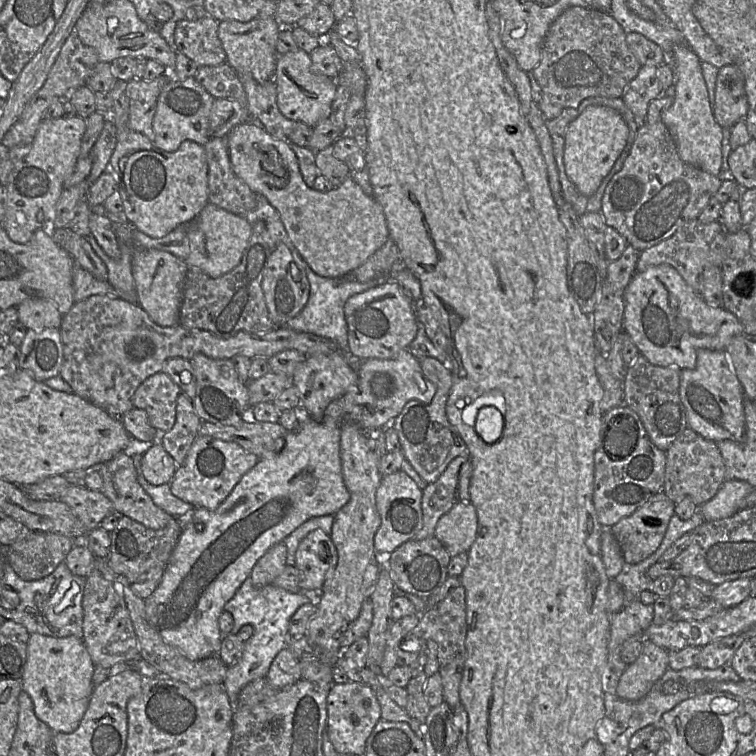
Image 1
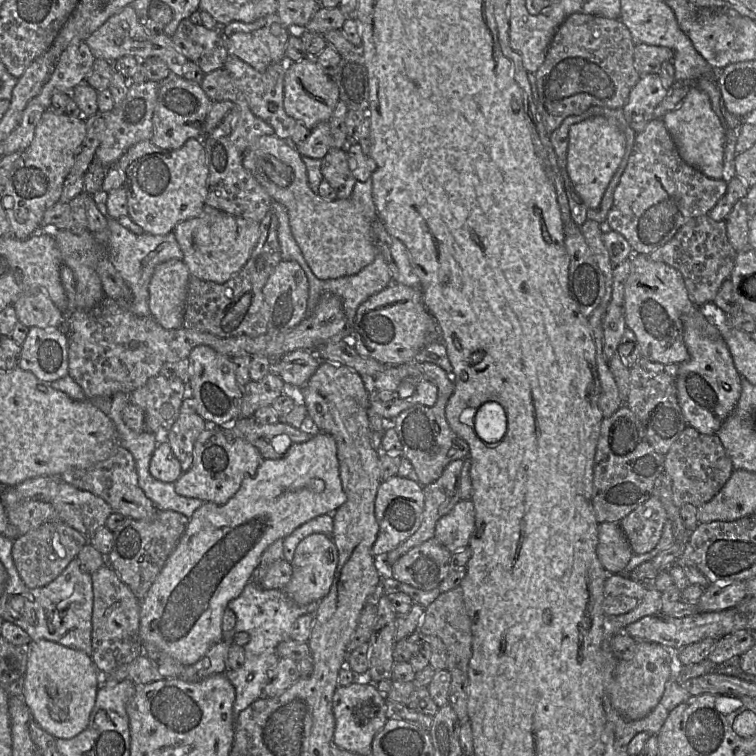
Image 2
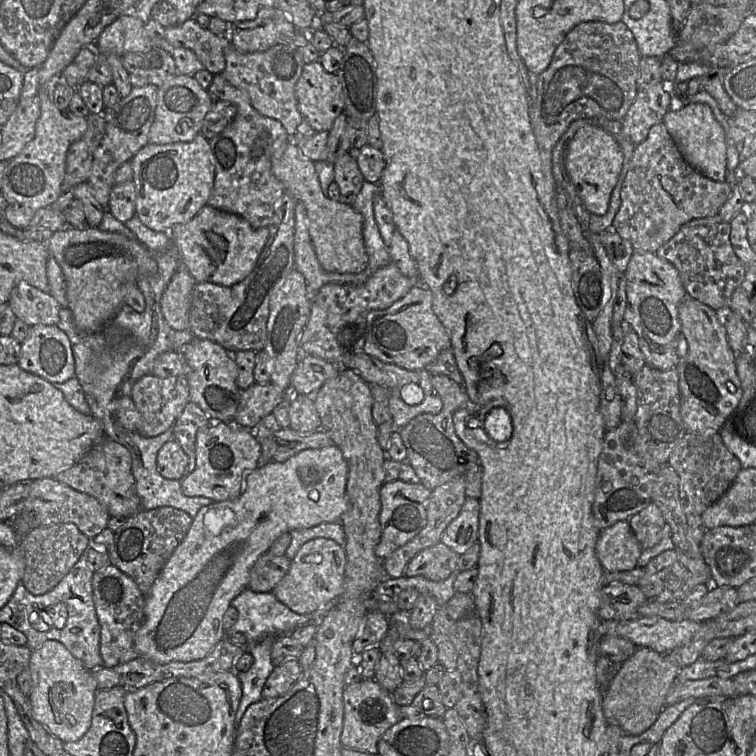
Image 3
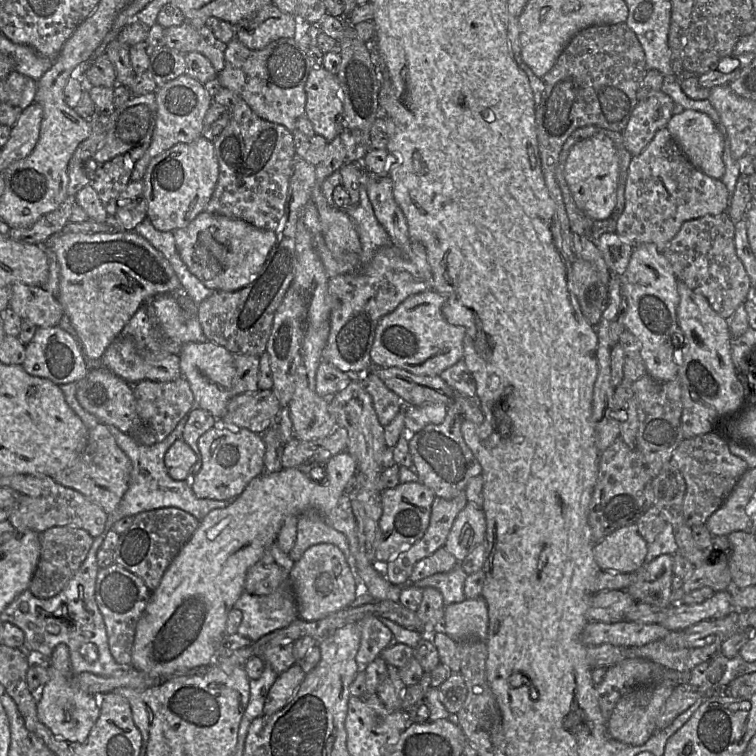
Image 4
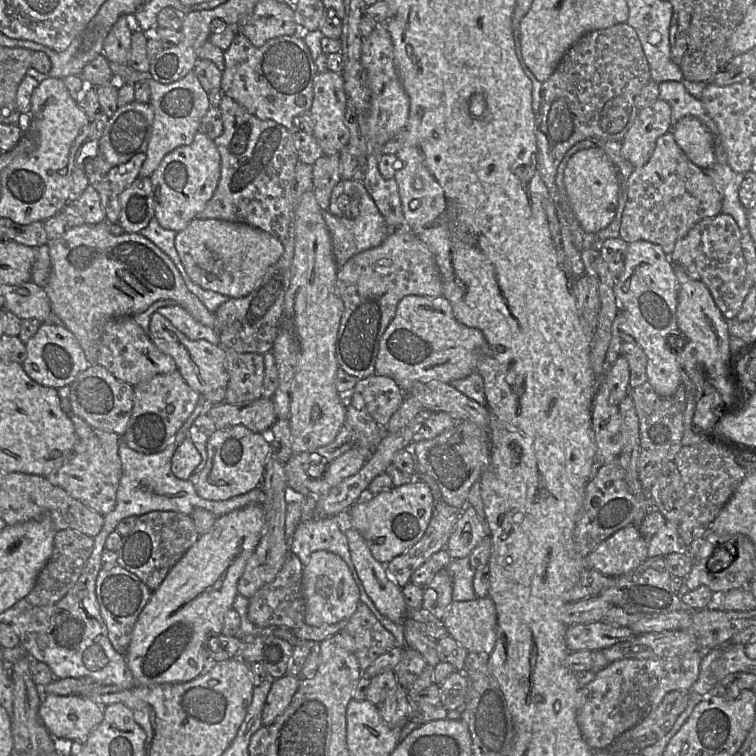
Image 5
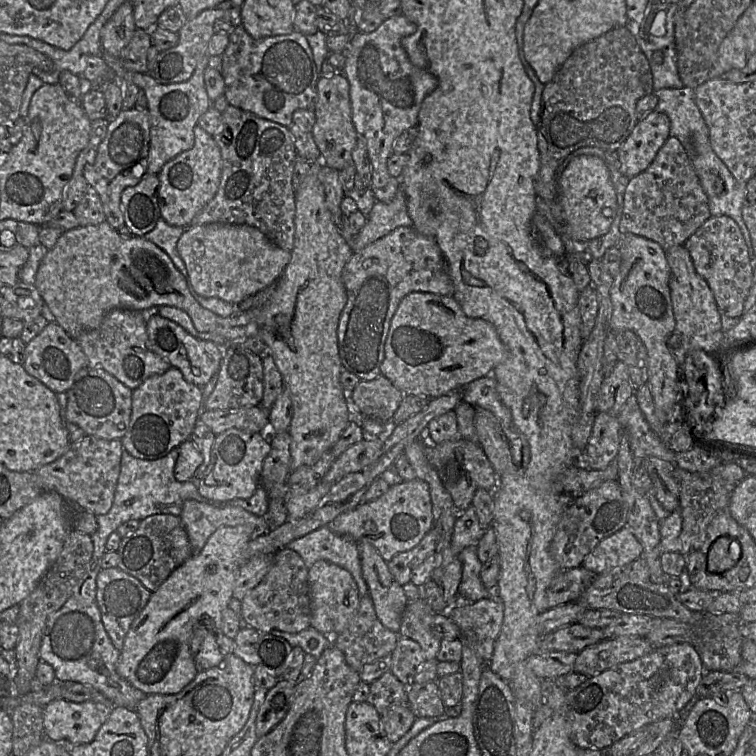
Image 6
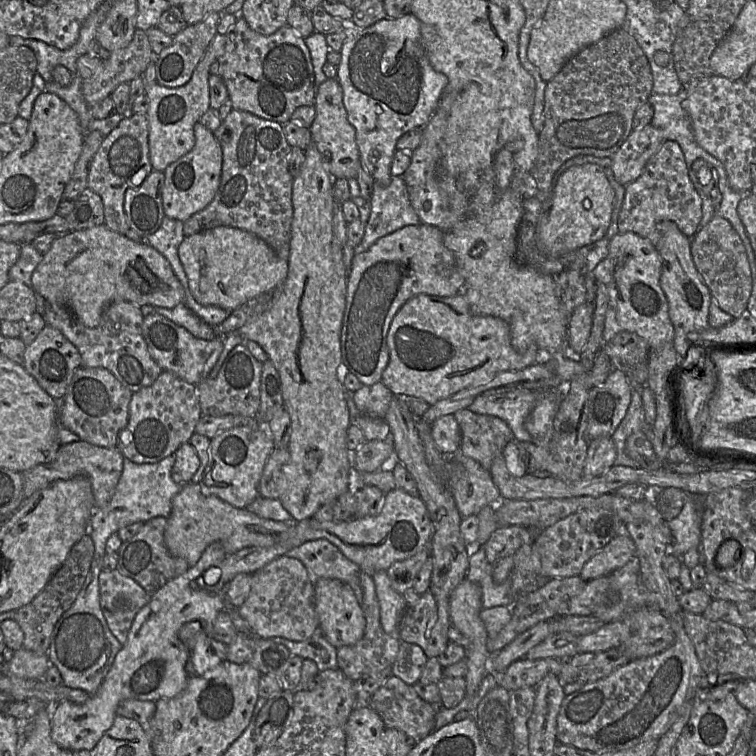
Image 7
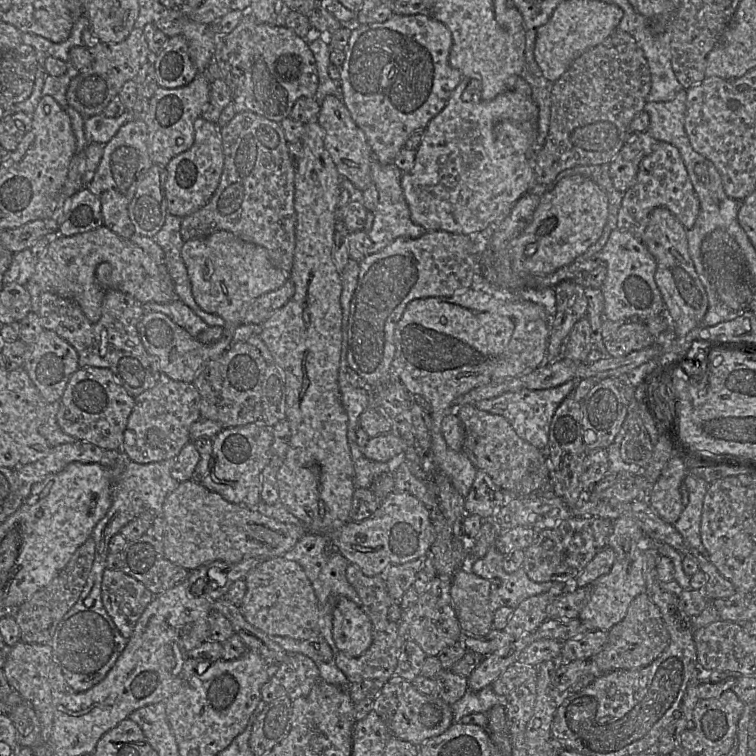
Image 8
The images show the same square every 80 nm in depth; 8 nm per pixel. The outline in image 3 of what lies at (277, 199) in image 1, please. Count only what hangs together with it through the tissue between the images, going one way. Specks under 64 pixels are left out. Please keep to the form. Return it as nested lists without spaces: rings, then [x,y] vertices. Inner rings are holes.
[[[293,141],[274,152],[272,174],[283,184],[285,193],[304,205],[308,232],[317,260],[322,268],[334,273],[358,273],[368,262],[362,227],[363,218],[353,206],[328,199],[322,192],[314,162],[301,154]]]

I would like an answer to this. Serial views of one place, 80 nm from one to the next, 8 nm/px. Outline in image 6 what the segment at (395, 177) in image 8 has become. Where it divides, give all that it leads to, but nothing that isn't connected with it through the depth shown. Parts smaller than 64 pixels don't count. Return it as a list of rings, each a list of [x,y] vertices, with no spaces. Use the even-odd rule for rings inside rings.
[[[401,187],[390,202],[375,202],[364,227],[353,239],[353,252],[364,249],[400,226],[413,227],[413,221],[408,214],[407,199]]]

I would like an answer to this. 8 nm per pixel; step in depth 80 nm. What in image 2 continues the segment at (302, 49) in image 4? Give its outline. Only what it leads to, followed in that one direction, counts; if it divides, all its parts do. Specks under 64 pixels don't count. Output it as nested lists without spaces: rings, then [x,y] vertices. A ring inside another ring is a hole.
[[[229,54],[224,64],[224,68],[229,73],[236,87],[245,95],[251,112],[271,125],[275,136],[286,141],[290,140],[297,123],[295,119],[287,115],[283,107],[283,85],[289,65],[288,60],[284,58],[282,61],[270,65],[263,72],[257,71],[238,57]]]

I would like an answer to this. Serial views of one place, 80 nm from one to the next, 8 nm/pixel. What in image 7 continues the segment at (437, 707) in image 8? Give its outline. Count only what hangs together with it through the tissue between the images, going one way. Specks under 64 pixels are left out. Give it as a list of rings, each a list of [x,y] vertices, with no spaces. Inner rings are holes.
[[[389,676],[371,695],[369,707],[377,712],[387,728],[401,730],[415,740],[421,740],[435,730],[438,709],[421,699],[412,686],[396,676]]]

